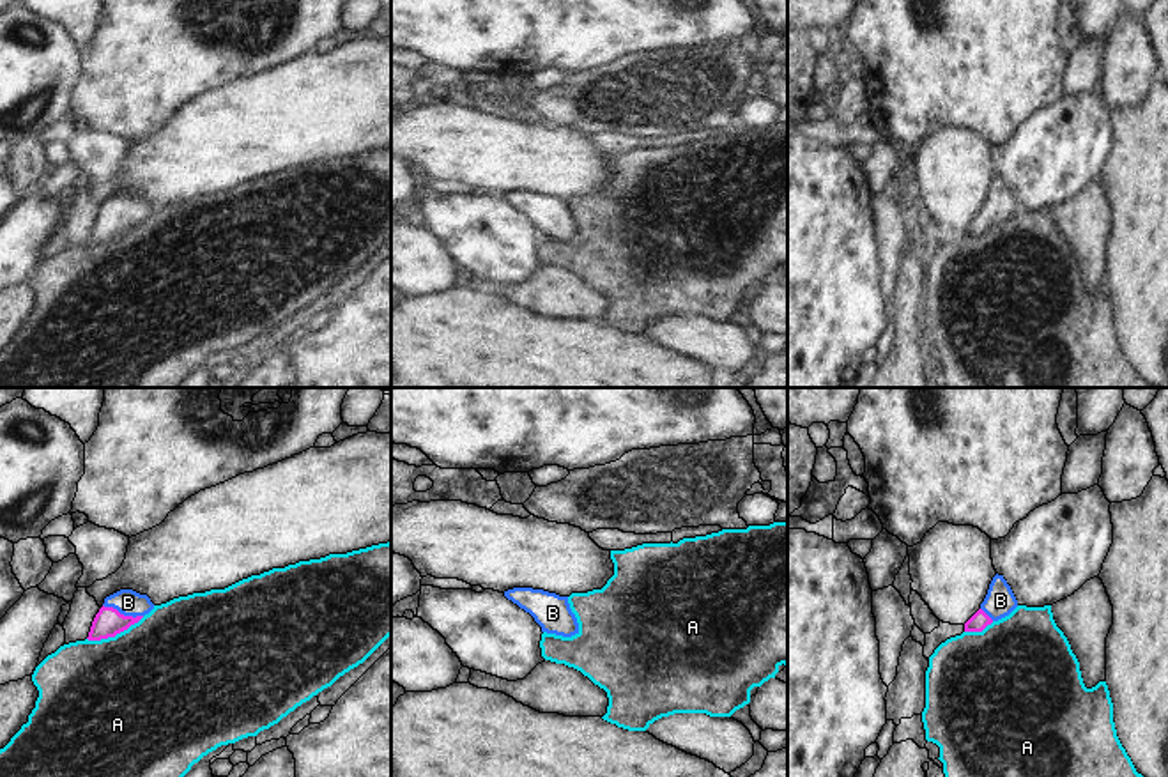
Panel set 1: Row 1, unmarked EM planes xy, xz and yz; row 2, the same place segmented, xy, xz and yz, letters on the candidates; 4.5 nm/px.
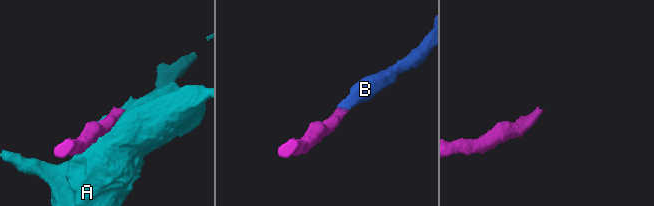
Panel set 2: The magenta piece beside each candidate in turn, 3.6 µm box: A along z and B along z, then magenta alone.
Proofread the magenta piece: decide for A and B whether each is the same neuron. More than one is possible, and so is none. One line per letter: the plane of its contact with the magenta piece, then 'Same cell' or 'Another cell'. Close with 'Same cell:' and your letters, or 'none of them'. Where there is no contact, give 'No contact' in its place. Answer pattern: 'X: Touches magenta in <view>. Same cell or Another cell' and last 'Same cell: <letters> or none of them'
A: Touches magenta in xy. Another cell
B: Touches magenta in xy. Same cell
Same cell: B

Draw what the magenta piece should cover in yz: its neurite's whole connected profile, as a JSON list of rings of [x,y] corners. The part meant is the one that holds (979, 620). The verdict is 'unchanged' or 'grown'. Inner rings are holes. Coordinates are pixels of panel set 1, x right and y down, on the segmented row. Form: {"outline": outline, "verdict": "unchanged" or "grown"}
{"outline": [[[995,575],[980,609],[964,623],[964,632],[982,632],[993,621],[1009,616],[1018,607],[1018,600],[1003,579]]], "verdict": "grown"}

